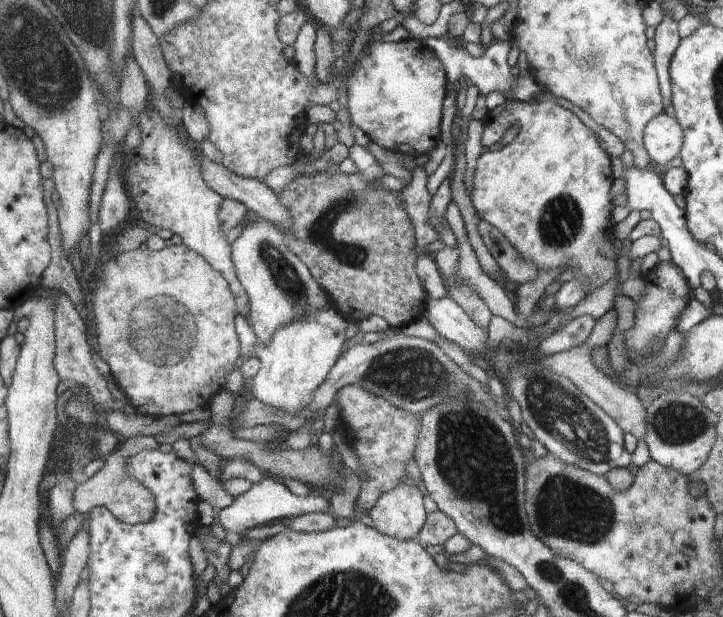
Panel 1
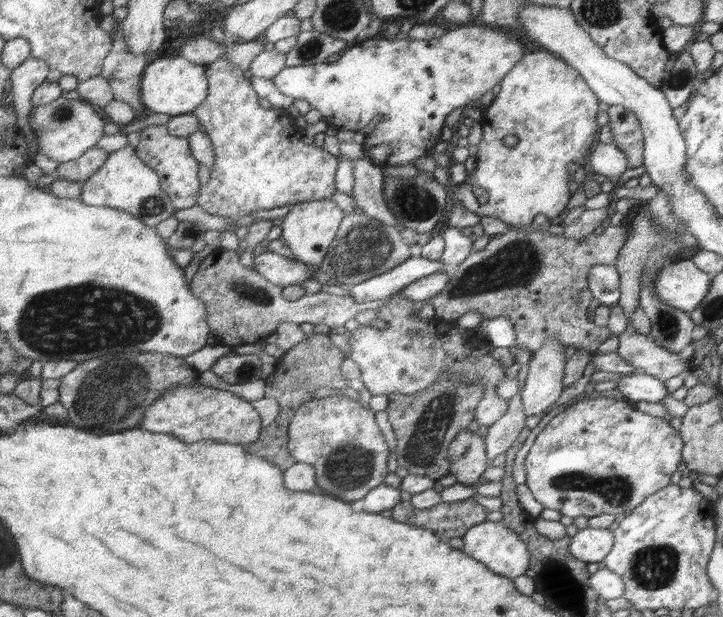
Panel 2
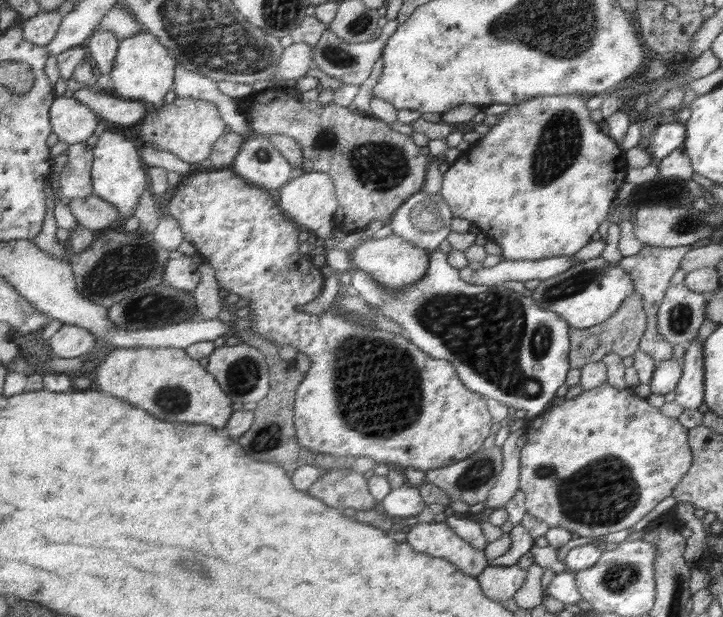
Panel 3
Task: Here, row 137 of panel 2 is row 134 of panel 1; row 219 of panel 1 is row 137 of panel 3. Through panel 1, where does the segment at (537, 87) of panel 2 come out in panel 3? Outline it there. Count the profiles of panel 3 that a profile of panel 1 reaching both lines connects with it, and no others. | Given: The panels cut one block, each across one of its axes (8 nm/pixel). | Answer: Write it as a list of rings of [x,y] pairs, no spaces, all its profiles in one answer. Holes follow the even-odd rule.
[[[586,95],[536,96],[510,105],[486,135],[466,149],[461,158],[446,164],[439,193],[453,218],[465,218],[478,226],[503,248],[504,259],[572,257],[606,220],[612,198],[626,178],[626,164],[620,164],[620,154],[622,150],[616,142],[600,131],[596,122],[592,124]]]

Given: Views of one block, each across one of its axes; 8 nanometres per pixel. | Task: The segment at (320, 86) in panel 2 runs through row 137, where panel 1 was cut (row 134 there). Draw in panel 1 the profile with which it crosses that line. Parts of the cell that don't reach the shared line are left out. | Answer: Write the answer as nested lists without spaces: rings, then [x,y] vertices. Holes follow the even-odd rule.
[[[371,36],[368,54],[360,54],[348,80],[346,104],[351,122],[368,136],[370,142],[375,142],[390,152],[411,157],[429,154],[440,140],[440,116],[446,92],[444,66],[434,50],[423,41],[409,38],[398,42],[374,42],[374,38],[376,36]]]

